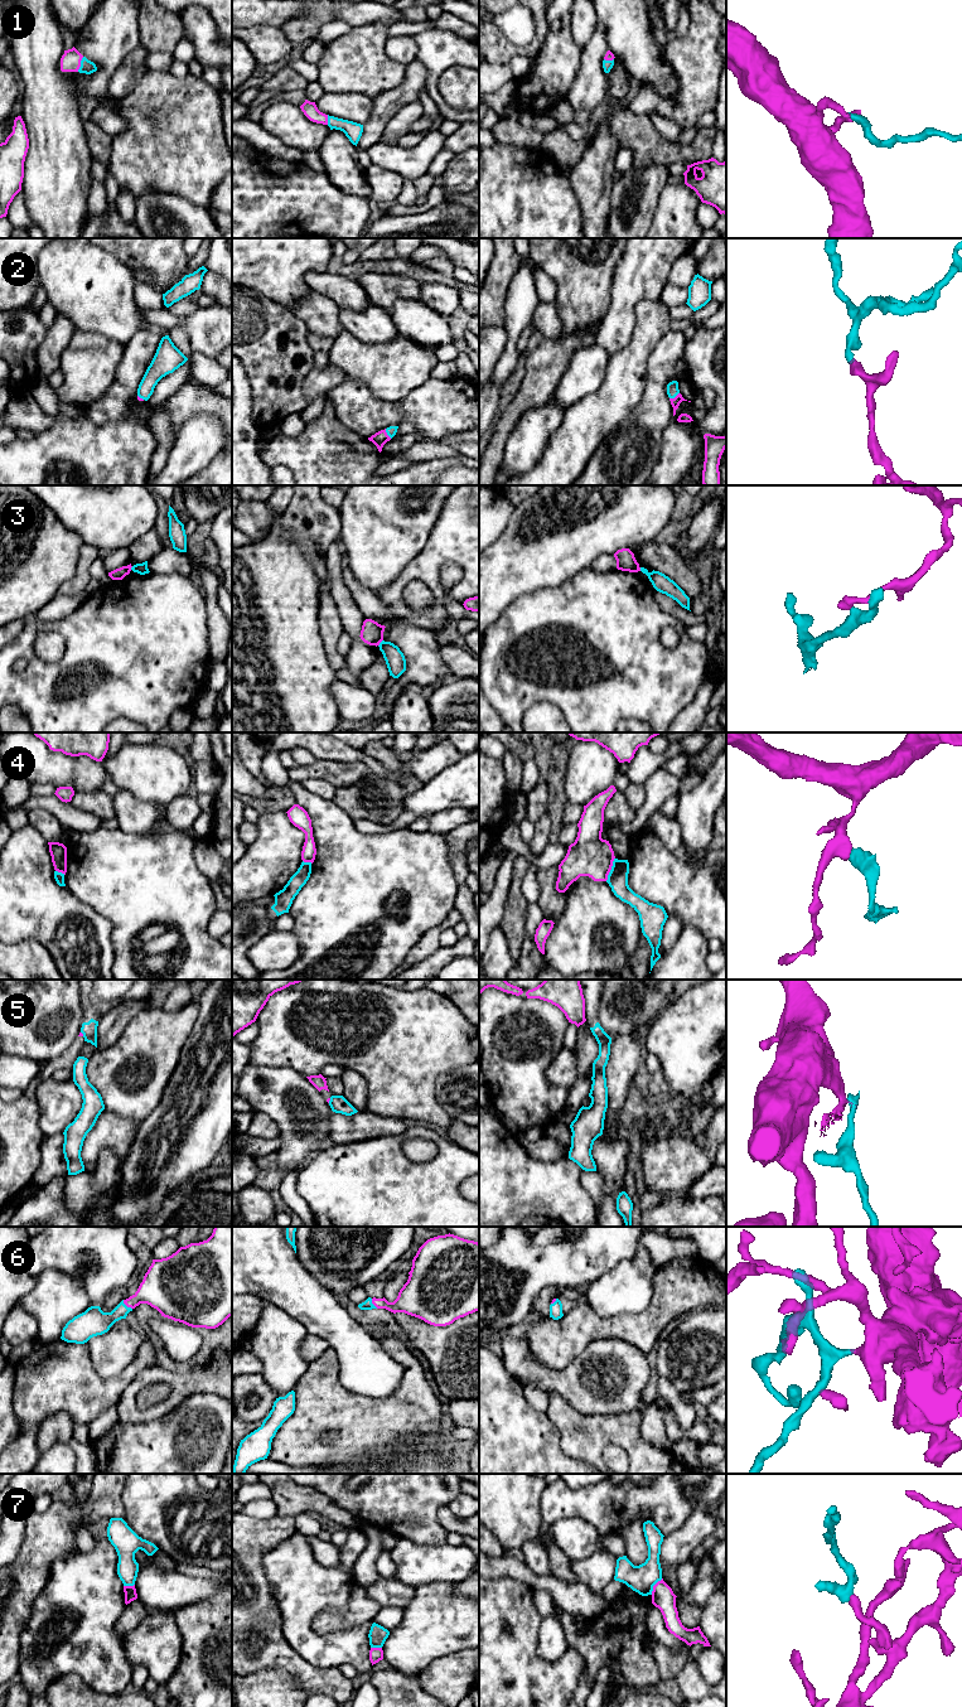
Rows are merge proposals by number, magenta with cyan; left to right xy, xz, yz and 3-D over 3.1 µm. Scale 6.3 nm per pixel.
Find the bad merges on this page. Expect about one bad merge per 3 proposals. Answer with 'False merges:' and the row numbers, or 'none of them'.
False merges: 3, 4, 5, 7

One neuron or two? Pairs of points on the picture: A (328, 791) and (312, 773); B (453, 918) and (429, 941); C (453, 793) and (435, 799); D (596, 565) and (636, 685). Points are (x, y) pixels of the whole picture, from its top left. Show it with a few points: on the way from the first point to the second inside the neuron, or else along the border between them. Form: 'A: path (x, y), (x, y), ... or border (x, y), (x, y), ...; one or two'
A: border (300, 782), (324, 779), (336, 788), (336, 794); two
B: path (446, 924), (434, 934); one
C: path (449, 793), (439, 796); one
D: border (590, 566), (596, 571), (615, 569); two

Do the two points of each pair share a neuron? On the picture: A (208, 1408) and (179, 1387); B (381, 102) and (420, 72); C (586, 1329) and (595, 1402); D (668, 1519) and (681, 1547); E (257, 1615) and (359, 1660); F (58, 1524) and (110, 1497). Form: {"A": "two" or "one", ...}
{"A": "two", "B": "one", "C": "two", "D": "two", "E": "two", "F": "one"}

